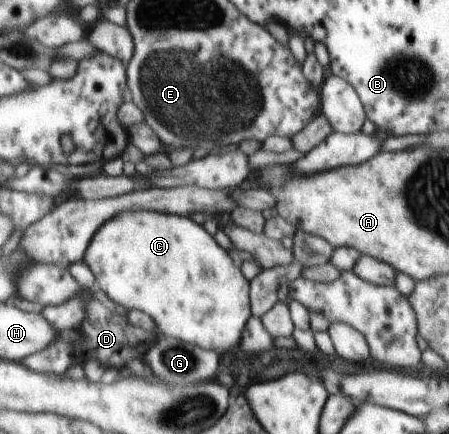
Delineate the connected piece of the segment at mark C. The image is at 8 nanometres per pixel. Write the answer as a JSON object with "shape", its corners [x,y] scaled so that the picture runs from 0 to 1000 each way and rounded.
{"shape":[[[287,486],[234,514],[200,555],[189,606],[214,638],[216,657],[256,698],[285,717],[330,721],[350,744],[350,767],[443,795],[474,809],[528,809],[541,763],[563,728],[559,657],[523,597],[479,555],[479,546],[423,500]]]}

